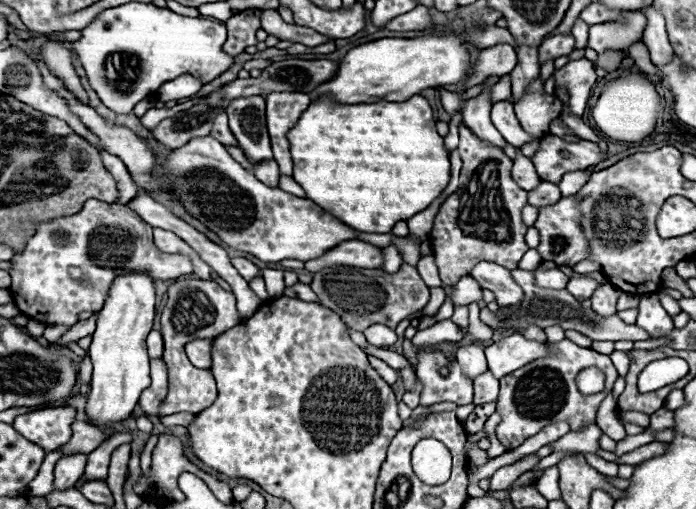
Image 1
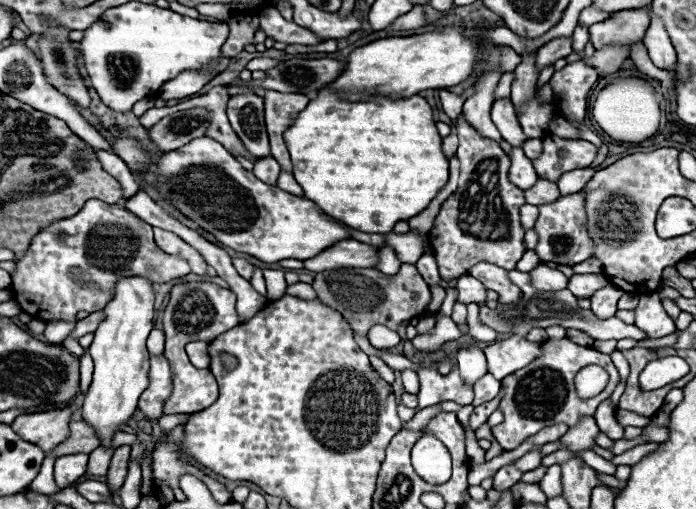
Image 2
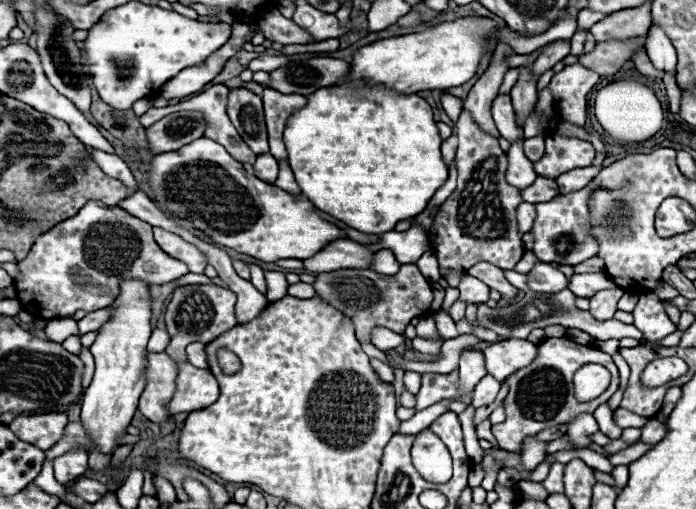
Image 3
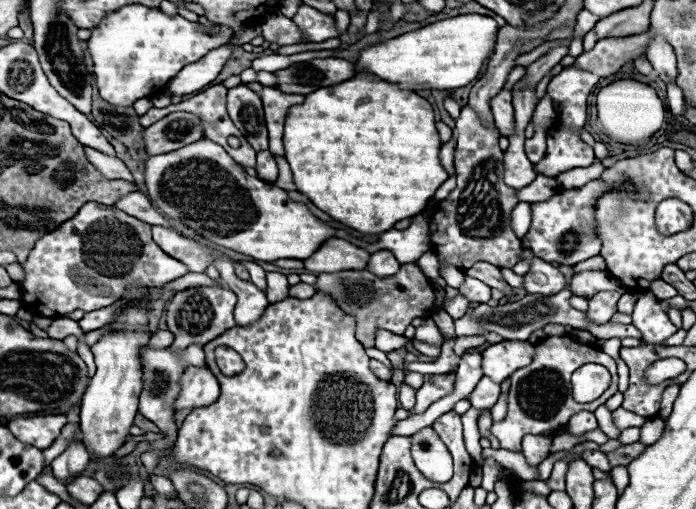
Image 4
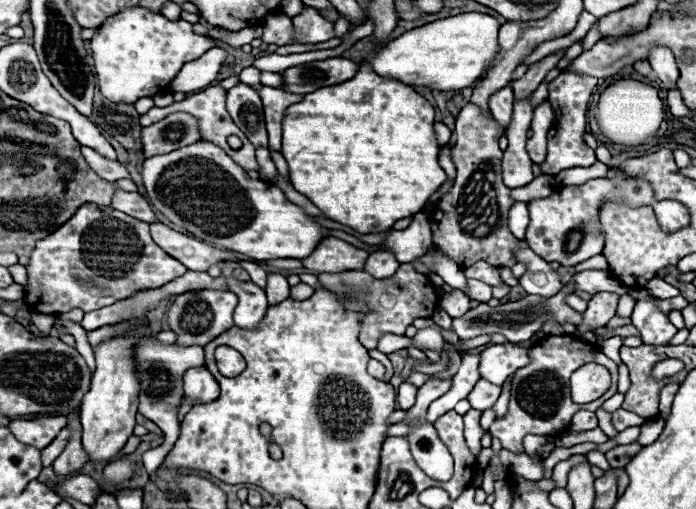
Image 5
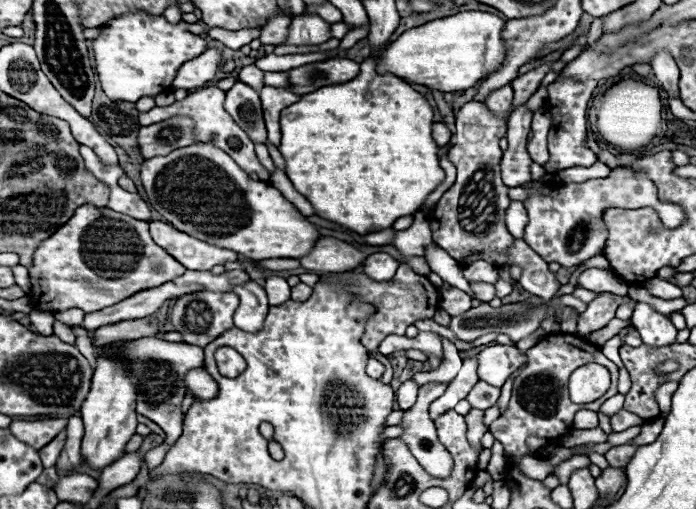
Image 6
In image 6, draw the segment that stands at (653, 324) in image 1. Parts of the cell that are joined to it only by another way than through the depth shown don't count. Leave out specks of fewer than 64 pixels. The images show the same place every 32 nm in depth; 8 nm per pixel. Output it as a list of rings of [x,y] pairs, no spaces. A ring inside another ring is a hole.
[[[644,302],[636,304],[630,322],[640,332],[646,346],[670,346],[676,342],[678,330],[672,326],[672,322]]]

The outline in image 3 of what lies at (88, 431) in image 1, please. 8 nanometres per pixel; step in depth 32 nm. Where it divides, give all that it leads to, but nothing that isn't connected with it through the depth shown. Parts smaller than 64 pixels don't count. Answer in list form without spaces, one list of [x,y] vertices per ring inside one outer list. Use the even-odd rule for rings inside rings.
[[[70,422],[64,430],[64,438],[60,438],[60,442],[56,442],[50,450],[46,450],[46,460],[54,460],[58,456],[62,456],[66,450],[72,450],[72,448],[84,448],[84,450],[90,450],[92,442],[86,438],[84,434],[84,428],[80,422]]]

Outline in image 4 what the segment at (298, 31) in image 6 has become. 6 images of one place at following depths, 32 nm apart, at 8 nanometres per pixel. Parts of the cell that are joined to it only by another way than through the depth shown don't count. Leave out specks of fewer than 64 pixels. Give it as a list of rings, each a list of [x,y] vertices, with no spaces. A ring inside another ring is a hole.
[[[302,2],[298,14],[292,20],[296,22],[298,30],[304,34],[304,42],[326,42],[330,38],[338,38],[336,20]]]

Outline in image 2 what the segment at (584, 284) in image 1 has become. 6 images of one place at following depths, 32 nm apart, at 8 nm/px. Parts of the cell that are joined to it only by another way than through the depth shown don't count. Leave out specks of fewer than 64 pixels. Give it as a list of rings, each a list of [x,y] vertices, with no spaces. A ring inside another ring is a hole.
[[[574,274],[568,282],[568,290],[576,298],[590,298],[600,286],[612,286],[612,282],[604,274]]]

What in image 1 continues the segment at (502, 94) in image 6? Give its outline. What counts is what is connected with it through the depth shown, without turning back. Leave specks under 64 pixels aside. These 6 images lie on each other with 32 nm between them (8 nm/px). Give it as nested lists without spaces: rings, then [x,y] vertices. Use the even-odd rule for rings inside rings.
[[[500,100],[492,106],[492,122],[498,128],[498,132],[504,136],[504,140],[516,148],[524,146],[526,142],[536,140],[522,130],[522,126],[514,114],[514,104],[508,100]]]

